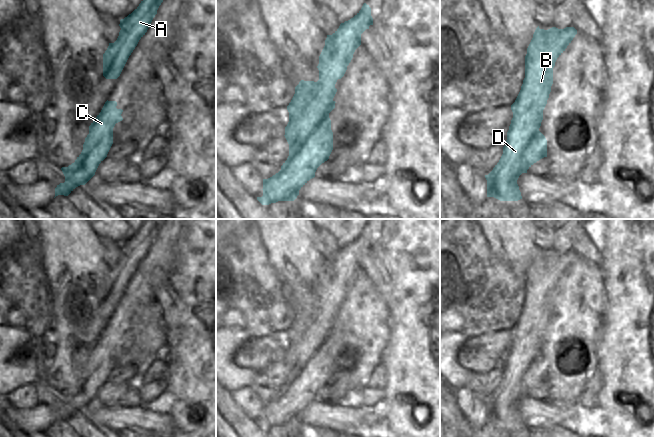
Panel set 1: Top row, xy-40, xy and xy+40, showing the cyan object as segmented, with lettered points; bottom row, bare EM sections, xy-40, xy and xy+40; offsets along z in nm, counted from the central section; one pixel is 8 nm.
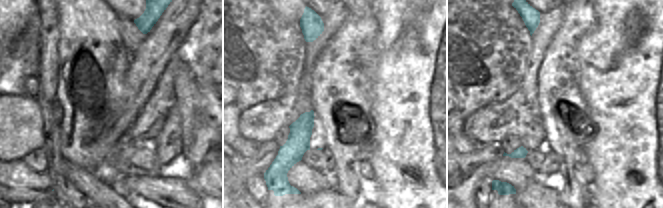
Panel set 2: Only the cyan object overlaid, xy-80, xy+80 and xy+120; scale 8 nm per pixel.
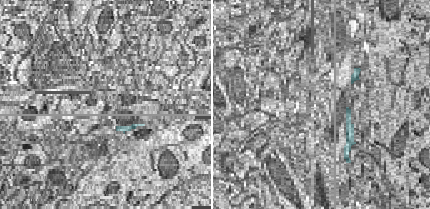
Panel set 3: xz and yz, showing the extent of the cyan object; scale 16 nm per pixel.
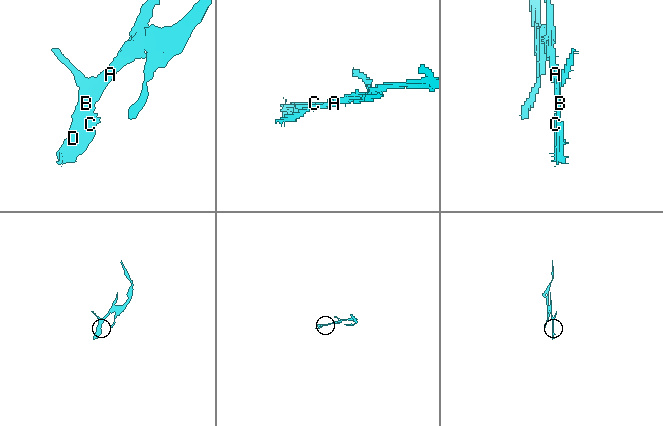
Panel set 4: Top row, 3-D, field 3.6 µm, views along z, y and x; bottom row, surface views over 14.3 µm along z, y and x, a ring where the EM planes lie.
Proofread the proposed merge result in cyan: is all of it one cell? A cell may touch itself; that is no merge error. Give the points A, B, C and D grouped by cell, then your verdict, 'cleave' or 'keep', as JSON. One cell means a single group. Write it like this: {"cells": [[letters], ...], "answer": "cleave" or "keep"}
{"cells": [["A", "B"], ["C", "D"]], "answer": "cleave"}

